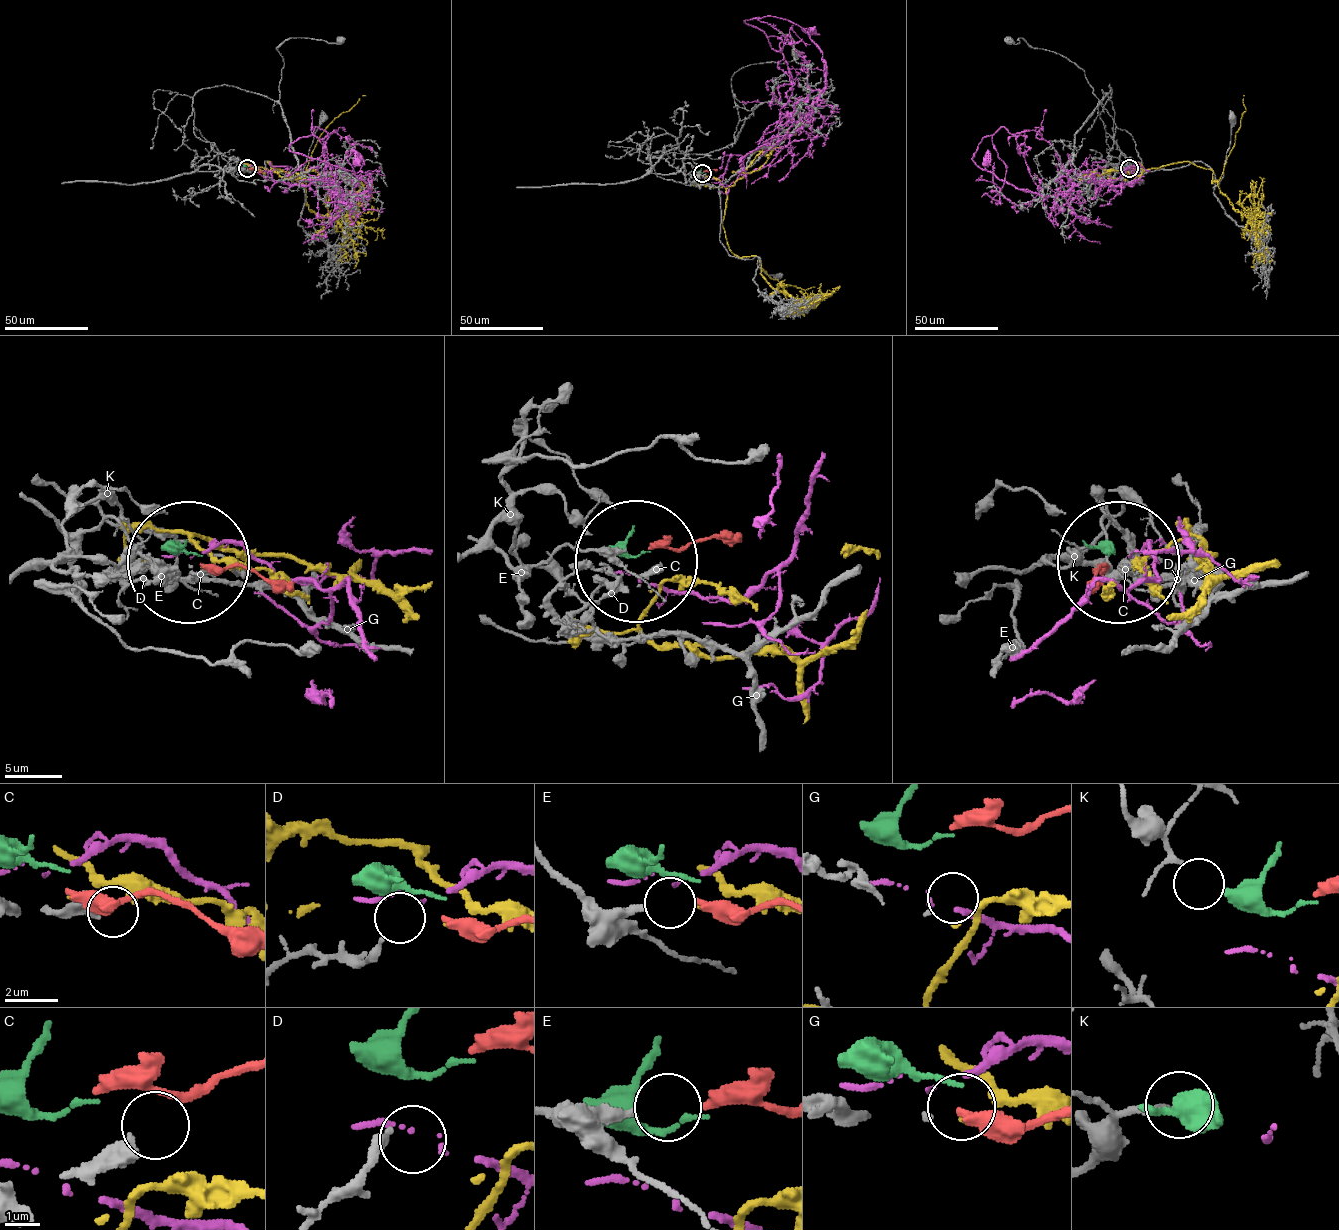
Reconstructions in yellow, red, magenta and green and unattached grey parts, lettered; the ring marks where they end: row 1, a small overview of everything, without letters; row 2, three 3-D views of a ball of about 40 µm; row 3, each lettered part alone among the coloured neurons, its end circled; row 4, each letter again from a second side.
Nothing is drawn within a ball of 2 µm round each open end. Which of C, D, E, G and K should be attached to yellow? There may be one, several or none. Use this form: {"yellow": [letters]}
{"yellow": []}

